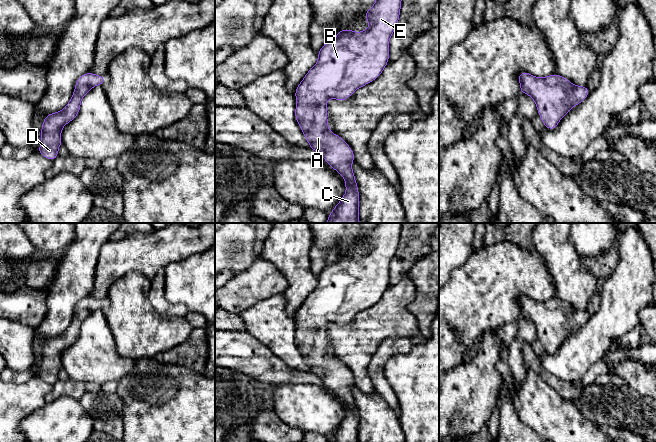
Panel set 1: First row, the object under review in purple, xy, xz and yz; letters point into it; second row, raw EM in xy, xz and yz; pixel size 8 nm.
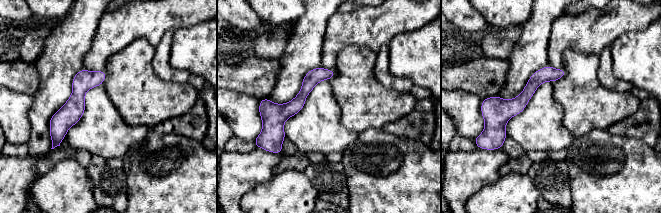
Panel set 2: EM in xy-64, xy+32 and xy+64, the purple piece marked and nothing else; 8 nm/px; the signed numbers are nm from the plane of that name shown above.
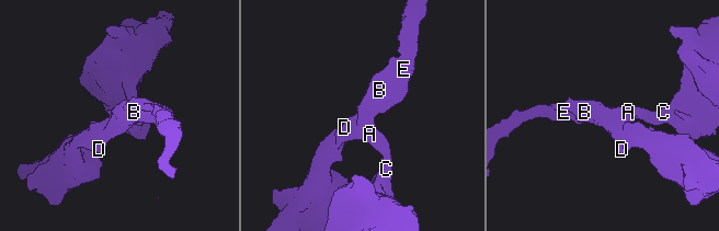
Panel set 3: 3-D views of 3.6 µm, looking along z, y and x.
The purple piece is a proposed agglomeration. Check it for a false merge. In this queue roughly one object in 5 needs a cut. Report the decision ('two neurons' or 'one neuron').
one neuron

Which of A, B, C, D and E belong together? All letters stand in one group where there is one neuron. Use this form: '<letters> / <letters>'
A B C D E

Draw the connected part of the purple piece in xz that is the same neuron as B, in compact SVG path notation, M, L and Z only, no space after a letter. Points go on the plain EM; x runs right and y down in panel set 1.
M376 223L374 229L364 237L370 250L361 256L355 256L350 253L337 255L337 261L327 265L321 271L317 278L317 287L309 293L295 313L295 343L300 349L305 363L310 368L308 372L319 376L323 383L345 403L346 416L332 436L329 437L328 442L359 442L359 413L352 394L352 386L355 385L353 374L345 364L328 352L327 325L330 322L344 325L357 313L369 308L381 299L389 285L389 264L399 245L401 227L402 223Z

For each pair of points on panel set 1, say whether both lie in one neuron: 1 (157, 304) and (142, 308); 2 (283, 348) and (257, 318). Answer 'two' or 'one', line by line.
1: two
2: one

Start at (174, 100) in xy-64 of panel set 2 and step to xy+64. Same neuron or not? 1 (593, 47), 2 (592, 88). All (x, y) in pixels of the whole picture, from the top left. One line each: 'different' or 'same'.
1: different
2: same

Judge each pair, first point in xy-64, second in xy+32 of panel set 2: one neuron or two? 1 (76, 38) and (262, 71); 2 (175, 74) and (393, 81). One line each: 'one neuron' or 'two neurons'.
1: two neurons
2: one neuron

